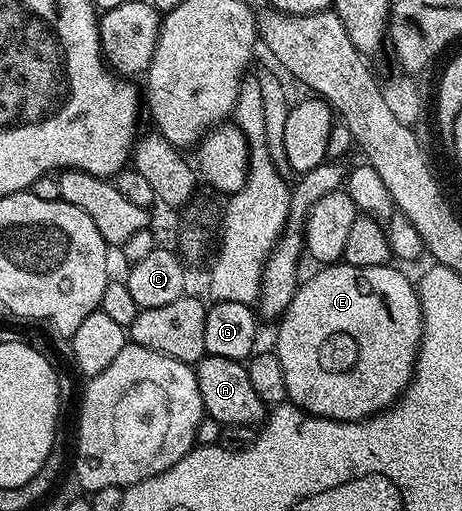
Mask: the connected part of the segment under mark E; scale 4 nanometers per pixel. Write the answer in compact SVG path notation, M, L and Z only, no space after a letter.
M336 263L320 268L320 273L315 273L311 278L304 280L296 289L289 307L278 318L279 334L275 337L273 352L281 363L281 372L285 375L285 391L287 401L304 409L315 417L328 417L334 421L363 421L366 417L390 409L398 401L399 396L407 389L415 374L415 359L419 356L419 340L423 338L423 308L419 302L419 290L414 280L410 281L399 269L394 269L394 264L378 265L377 267L357 267L346 263Z

